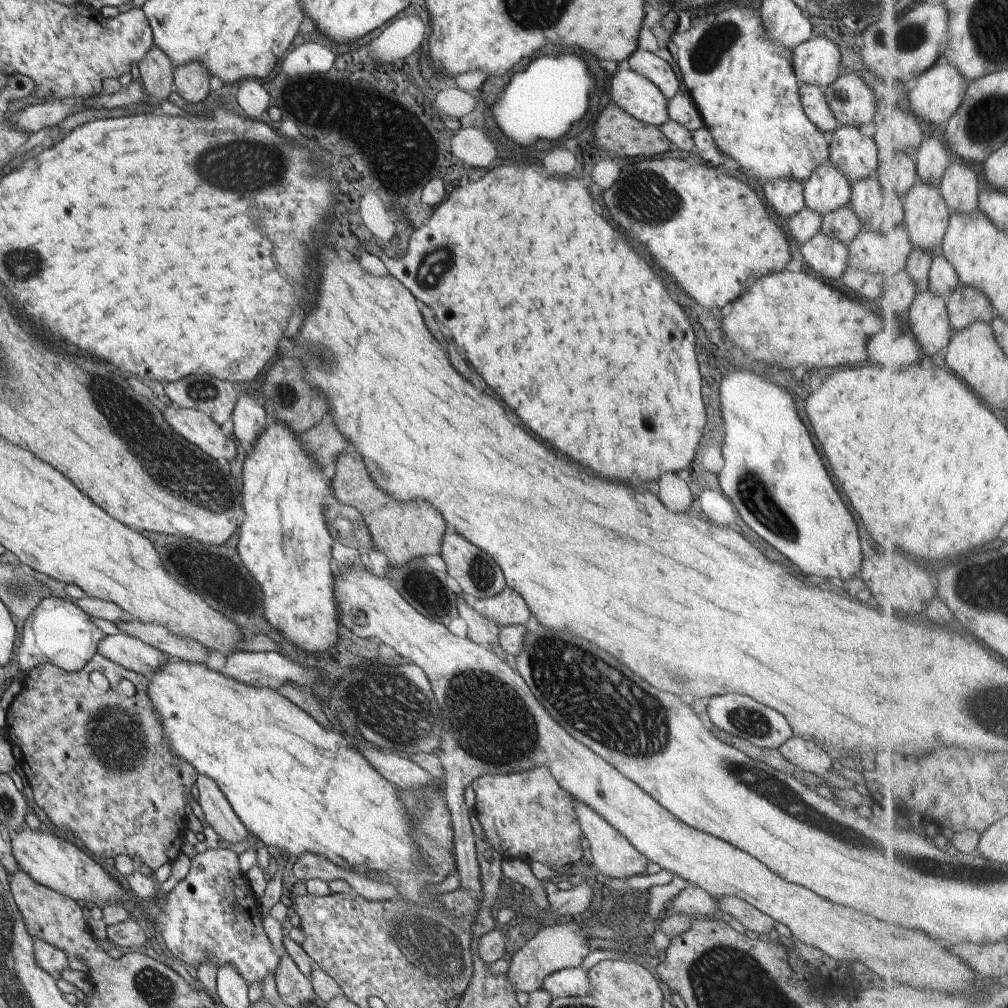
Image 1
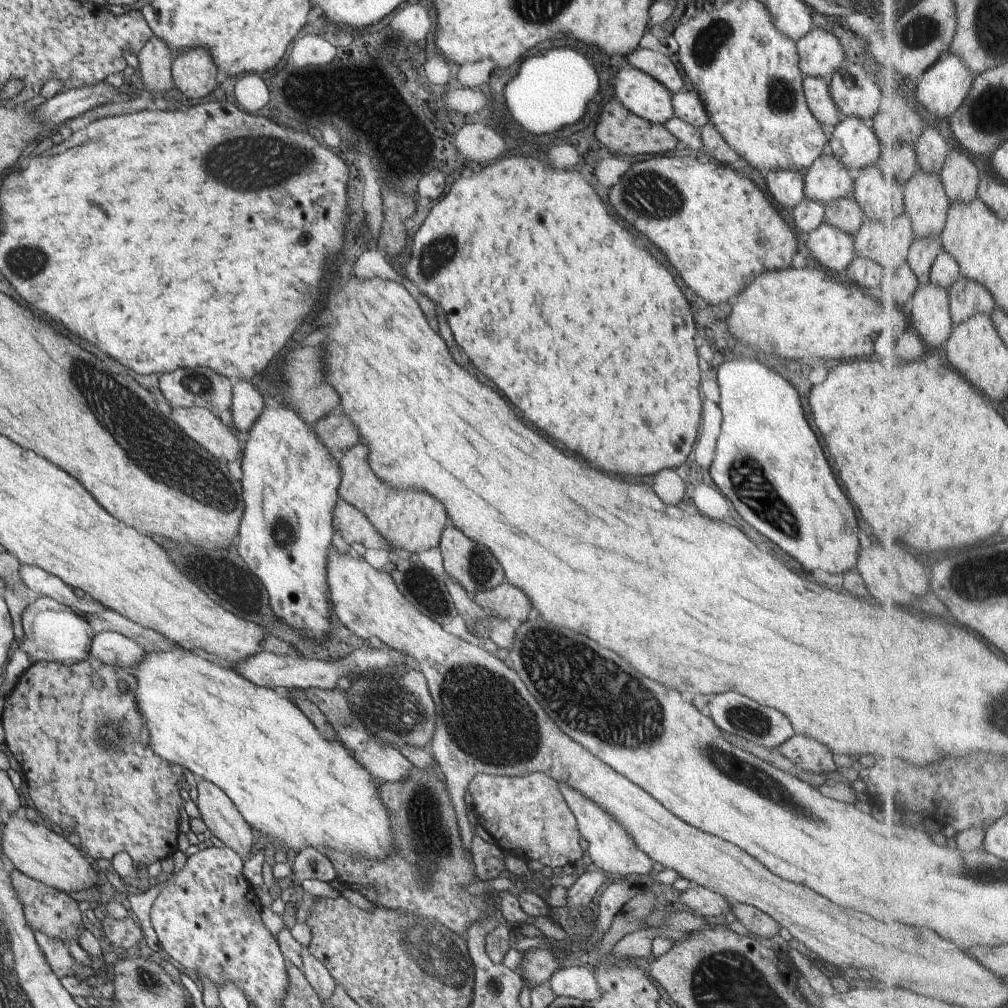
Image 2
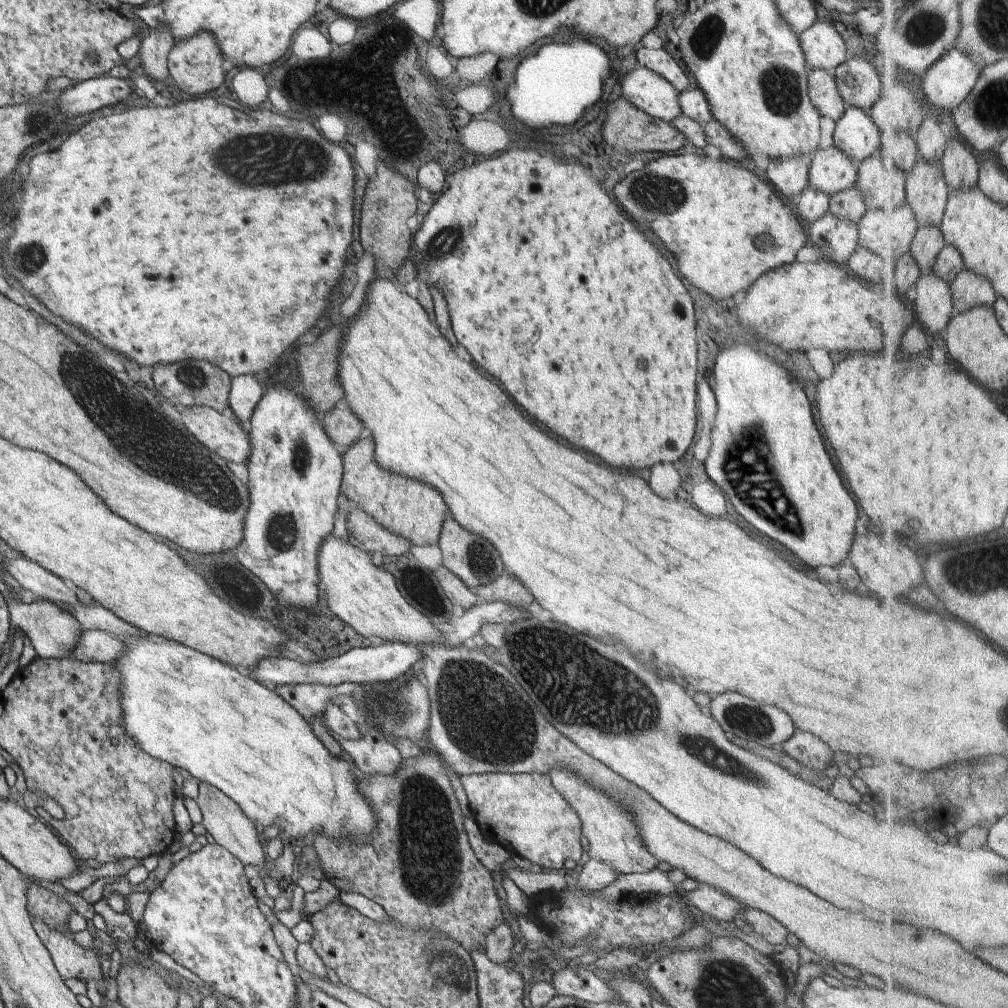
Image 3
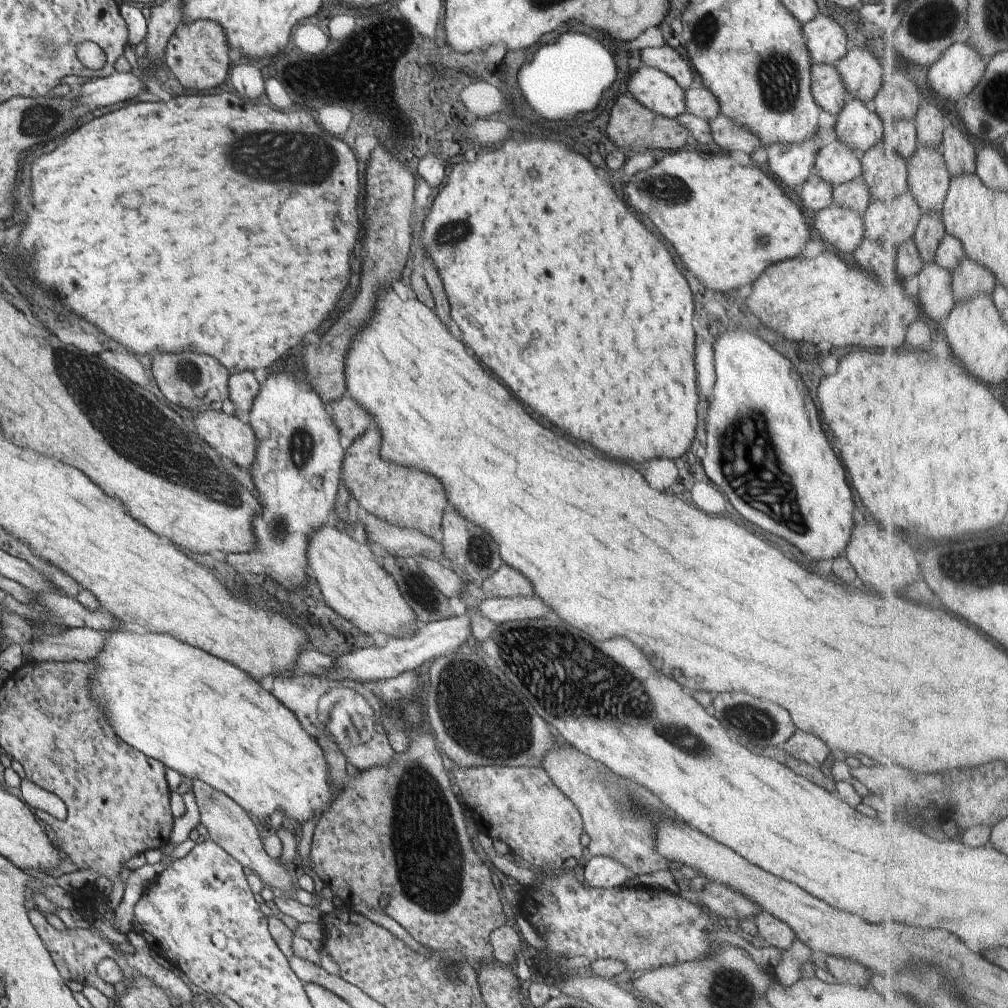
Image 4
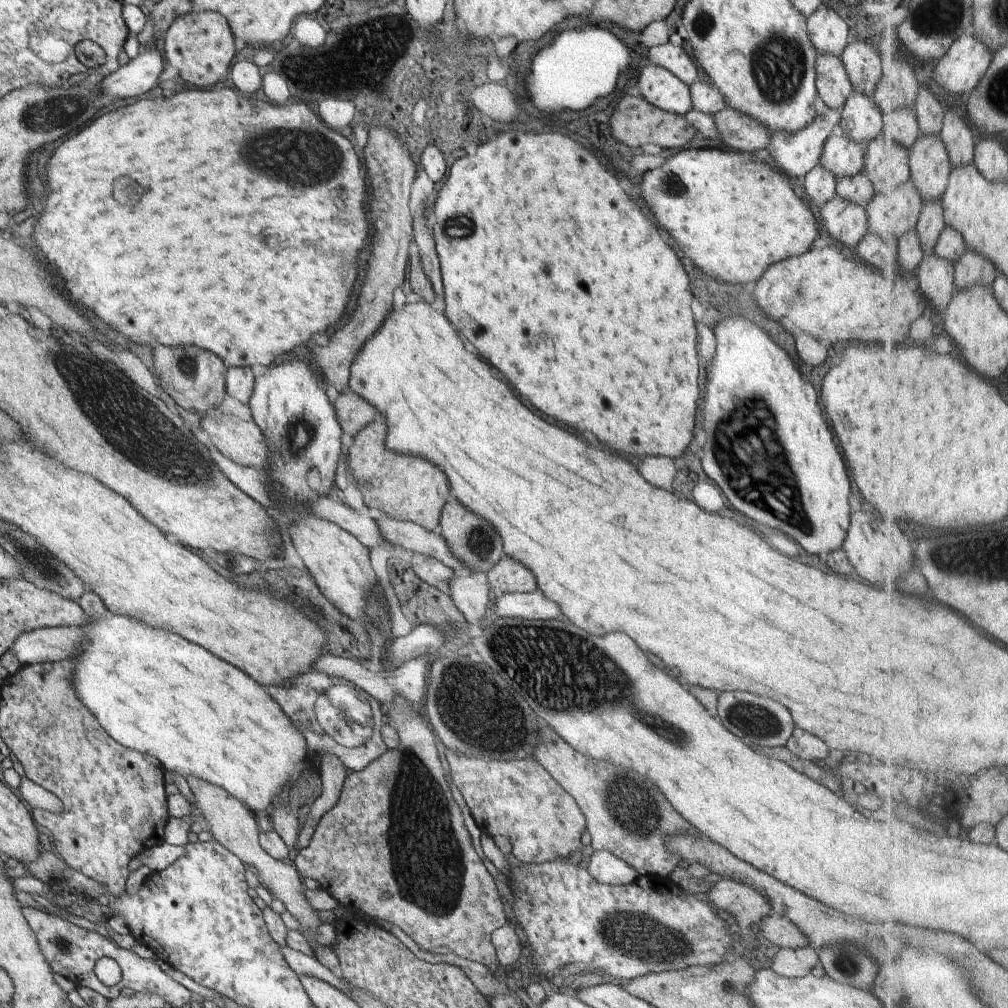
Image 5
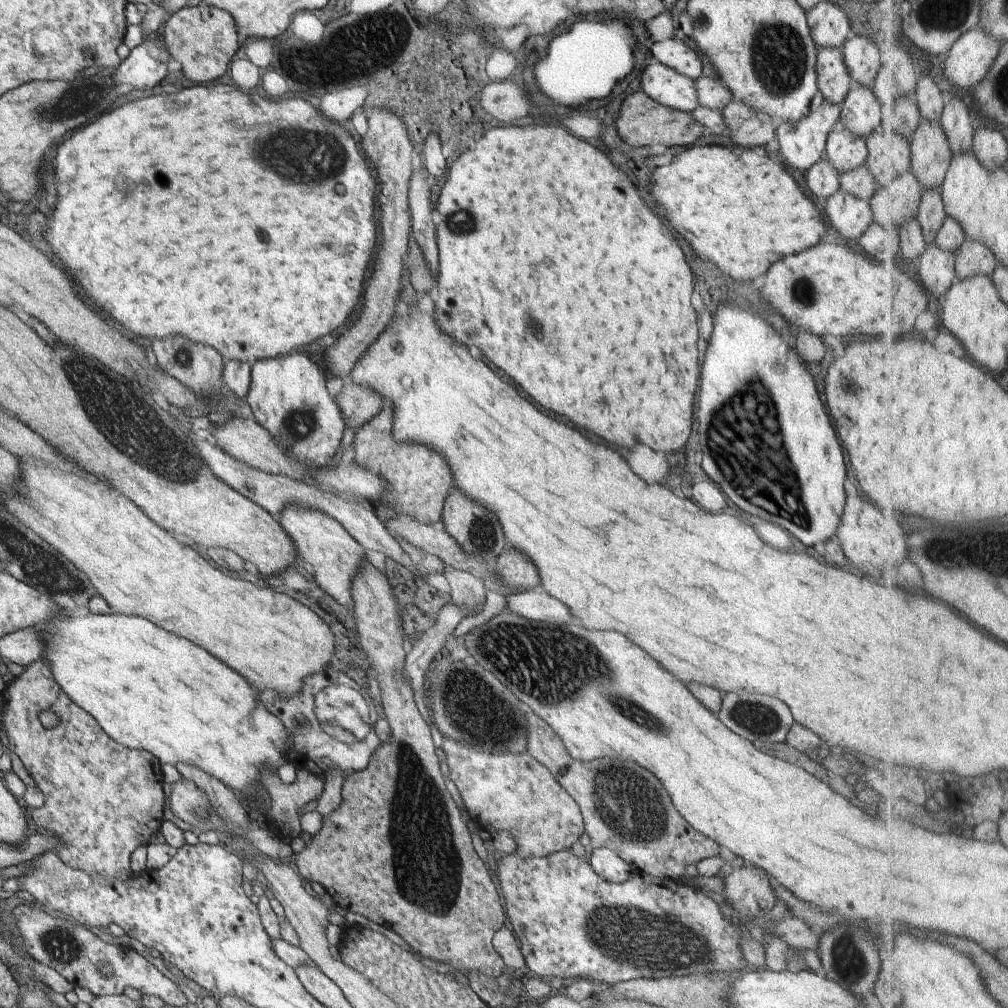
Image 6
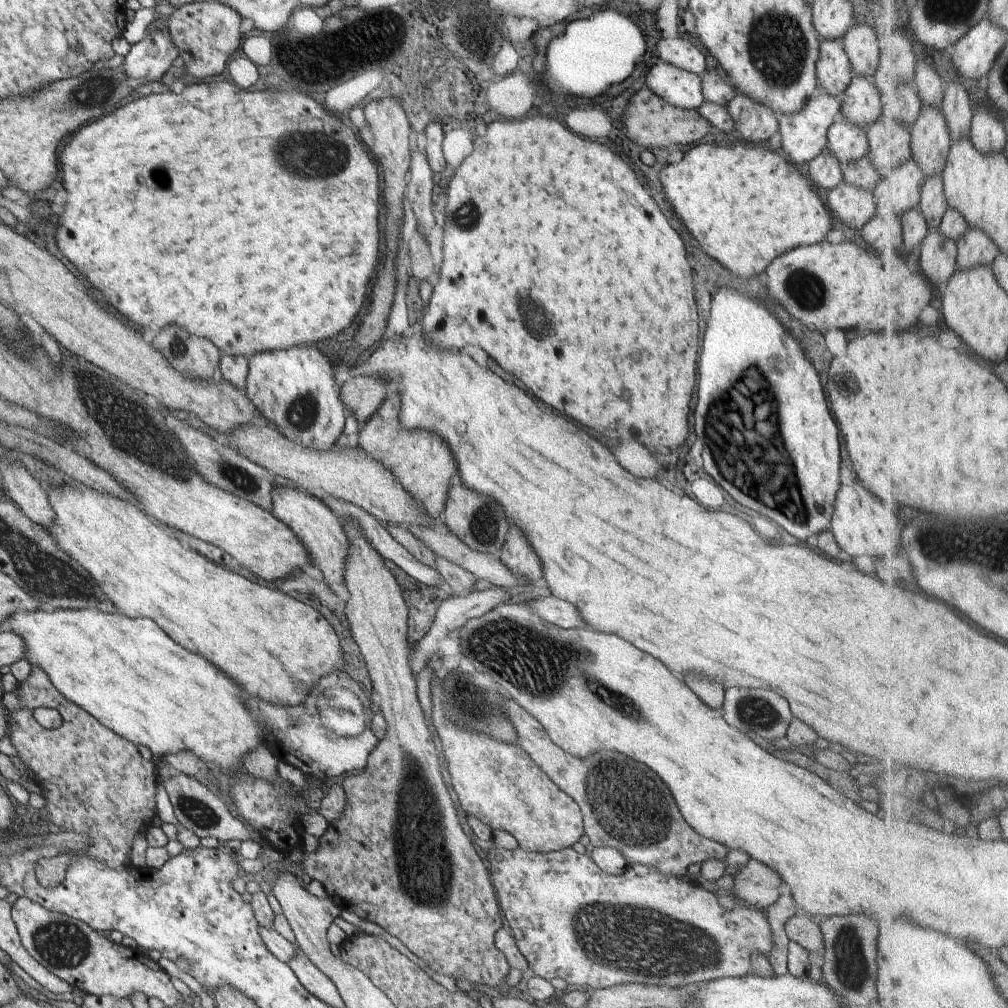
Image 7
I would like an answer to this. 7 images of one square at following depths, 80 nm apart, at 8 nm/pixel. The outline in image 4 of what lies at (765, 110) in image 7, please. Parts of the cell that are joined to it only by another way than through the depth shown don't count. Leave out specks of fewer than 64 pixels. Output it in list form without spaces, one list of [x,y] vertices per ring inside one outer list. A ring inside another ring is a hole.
[[[724,115],[709,120],[711,139],[726,153],[744,152],[750,154],[761,146],[759,138]]]

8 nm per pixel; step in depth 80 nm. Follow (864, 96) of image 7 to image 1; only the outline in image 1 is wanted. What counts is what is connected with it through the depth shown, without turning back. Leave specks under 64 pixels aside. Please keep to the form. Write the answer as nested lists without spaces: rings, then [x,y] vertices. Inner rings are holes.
[[[844,125],[833,132],[829,160],[852,184],[876,175],[880,158],[869,130]]]

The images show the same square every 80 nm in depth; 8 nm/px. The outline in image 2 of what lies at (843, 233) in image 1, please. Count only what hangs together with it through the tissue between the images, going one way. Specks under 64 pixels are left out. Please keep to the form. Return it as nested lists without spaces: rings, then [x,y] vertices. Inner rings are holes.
[[[852,194],[838,199],[825,208],[825,220],[830,226],[854,236],[866,220]]]

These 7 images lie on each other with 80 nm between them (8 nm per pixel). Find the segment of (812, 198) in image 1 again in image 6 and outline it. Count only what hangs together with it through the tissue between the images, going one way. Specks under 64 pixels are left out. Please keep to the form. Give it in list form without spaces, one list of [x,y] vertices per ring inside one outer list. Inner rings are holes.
[[[837,126],[829,132],[824,158],[840,173],[856,170],[865,164],[867,141]]]

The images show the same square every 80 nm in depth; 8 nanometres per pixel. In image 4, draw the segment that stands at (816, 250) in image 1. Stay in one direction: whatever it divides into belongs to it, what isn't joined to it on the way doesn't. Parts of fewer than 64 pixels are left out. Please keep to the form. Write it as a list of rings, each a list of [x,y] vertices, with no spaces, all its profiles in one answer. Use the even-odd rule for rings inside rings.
[[[836,203],[815,214],[814,228],[826,247],[844,254],[853,254],[864,239],[863,217]]]

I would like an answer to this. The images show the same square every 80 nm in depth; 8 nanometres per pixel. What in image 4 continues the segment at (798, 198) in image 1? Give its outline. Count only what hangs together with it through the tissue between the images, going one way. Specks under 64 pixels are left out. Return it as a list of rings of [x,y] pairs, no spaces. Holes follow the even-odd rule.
[[[817,134],[800,144],[777,143],[765,148],[769,172],[788,188],[802,186],[814,172],[814,163],[818,152],[816,139]]]

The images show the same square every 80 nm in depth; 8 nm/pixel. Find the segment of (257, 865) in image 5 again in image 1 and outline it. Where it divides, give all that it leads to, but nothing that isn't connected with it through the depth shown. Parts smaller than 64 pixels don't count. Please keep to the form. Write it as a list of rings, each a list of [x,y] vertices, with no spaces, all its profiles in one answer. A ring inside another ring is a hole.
[[[199,775],[195,780],[202,812],[216,834],[228,842],[250,840],[246,837],[248,829],[232,810],[228,799],[214,780],[206,775]]]

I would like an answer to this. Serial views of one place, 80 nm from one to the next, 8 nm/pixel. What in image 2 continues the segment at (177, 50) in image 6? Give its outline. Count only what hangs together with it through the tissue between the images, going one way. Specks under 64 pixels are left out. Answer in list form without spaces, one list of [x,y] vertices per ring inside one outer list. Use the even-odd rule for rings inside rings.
[[[190,49],[174,54],[171,75],[176,88],[192,100],[208,96],[218,84],[218,68],[207,49]]]

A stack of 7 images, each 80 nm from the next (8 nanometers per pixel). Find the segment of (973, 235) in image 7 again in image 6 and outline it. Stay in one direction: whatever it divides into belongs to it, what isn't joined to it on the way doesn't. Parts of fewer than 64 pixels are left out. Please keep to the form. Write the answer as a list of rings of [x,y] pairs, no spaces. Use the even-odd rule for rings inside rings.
[[[971,239],[957,252],[957,257],[957,273],[960,281],[978,275],[992,277],[1002,264],[992,249]]]

